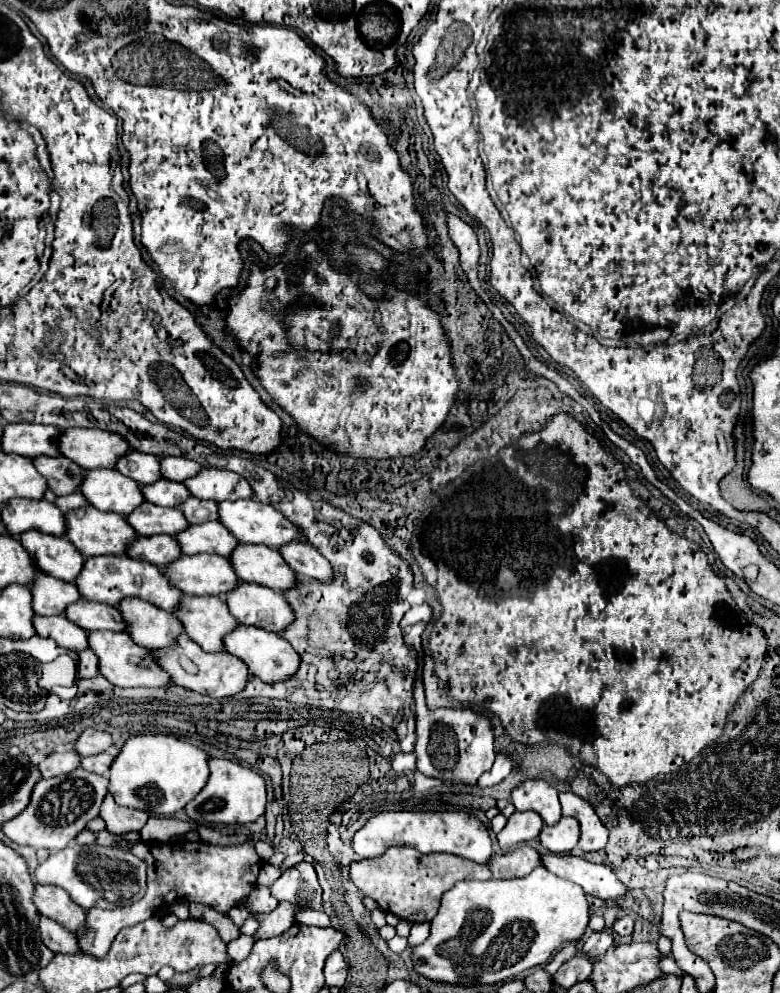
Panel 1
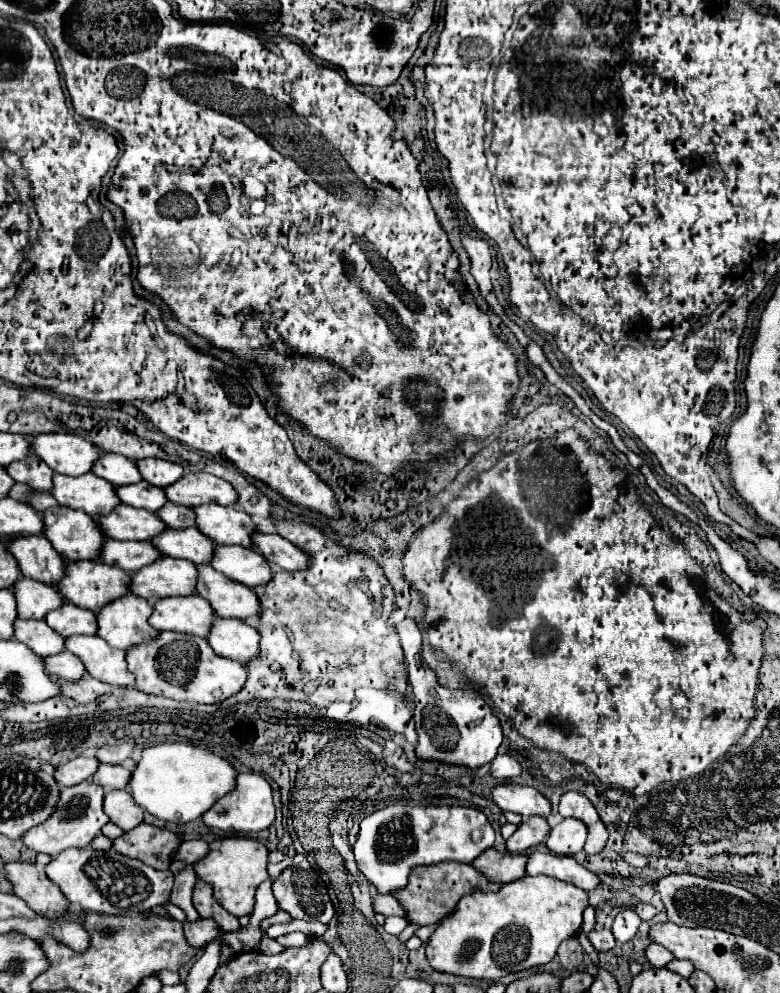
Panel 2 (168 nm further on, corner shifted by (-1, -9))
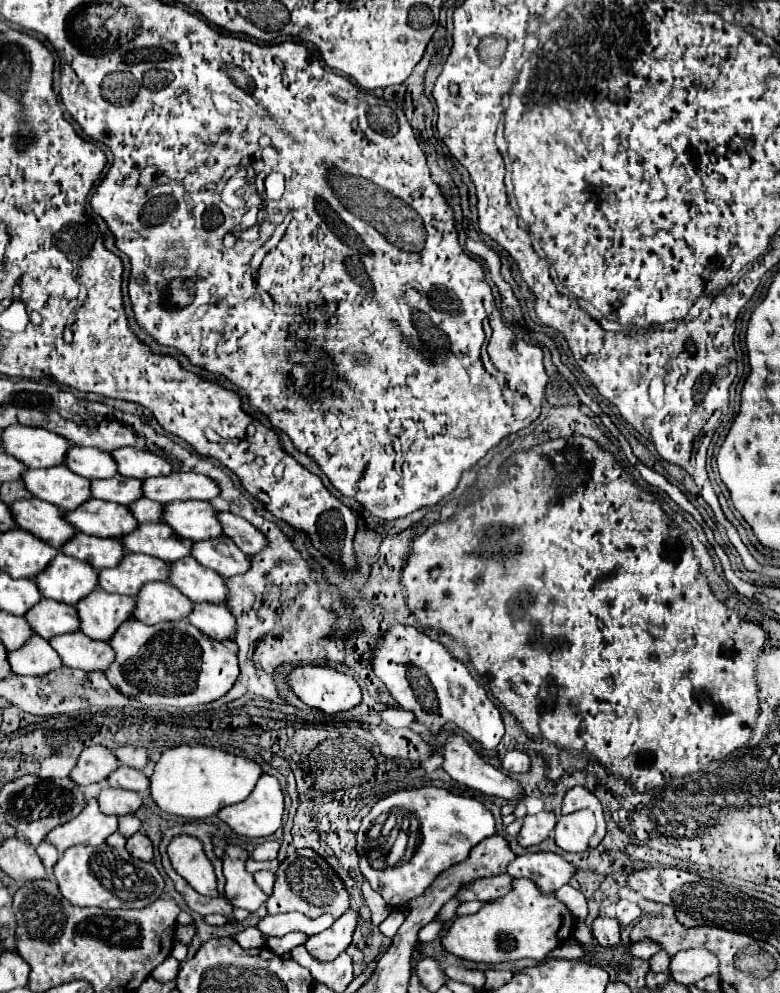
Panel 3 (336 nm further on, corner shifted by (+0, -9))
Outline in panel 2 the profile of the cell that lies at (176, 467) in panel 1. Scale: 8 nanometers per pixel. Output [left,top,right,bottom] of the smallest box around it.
[136,459,184,489]

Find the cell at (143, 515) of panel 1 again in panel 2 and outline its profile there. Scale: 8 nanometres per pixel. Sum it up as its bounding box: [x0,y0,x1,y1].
[98,505,166,541]

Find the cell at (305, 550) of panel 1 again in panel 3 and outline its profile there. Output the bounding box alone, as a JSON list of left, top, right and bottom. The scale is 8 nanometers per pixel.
[219,511,267,555]

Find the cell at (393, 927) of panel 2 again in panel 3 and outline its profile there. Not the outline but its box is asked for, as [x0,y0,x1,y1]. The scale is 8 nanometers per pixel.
[379,911,403,939]

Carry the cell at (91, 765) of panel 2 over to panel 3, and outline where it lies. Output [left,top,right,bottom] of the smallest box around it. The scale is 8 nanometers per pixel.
[71,745,119,787]

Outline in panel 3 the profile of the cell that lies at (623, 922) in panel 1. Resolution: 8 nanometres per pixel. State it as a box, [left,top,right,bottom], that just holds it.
[617,899,641,927]

